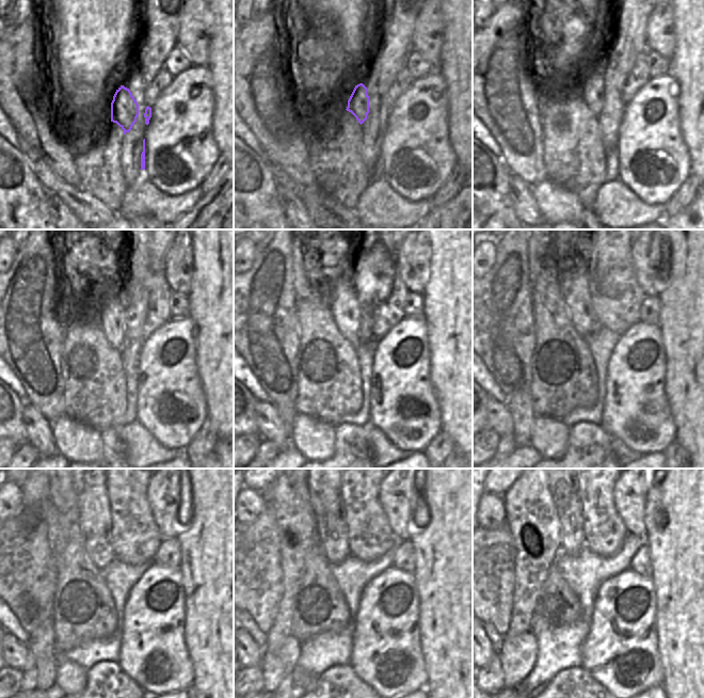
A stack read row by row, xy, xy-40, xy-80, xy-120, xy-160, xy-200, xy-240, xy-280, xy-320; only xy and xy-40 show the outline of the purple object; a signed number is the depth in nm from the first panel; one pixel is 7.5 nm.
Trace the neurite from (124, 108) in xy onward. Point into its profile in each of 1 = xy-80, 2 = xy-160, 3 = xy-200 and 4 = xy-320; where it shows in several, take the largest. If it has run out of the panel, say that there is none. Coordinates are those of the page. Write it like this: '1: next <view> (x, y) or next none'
1: next xy-80 (592, 91)
2: next xy-160 (341, 299)
3: next xy-200 (573, 278)
4: next xy-320 (564, 490)

